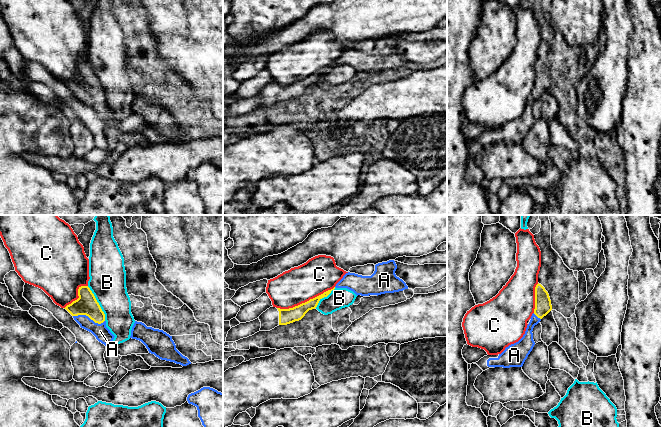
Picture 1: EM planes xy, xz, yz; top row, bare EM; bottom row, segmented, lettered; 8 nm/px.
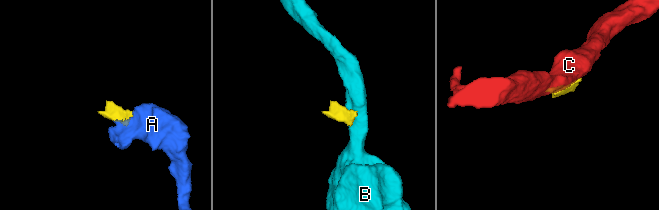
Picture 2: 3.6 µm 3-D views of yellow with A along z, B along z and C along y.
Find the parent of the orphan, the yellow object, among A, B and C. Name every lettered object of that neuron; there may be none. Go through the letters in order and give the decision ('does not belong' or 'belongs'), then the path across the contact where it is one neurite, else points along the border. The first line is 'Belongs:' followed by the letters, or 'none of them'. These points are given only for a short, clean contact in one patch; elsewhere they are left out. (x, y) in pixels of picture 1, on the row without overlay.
Belongs: A
A: belongs; runs through xy (86, 80), (86, 87), (89, 93), (100, 107)
B: does not belong; border along xy (87, 62), (103, 88), (105, 96)
C: does not belong

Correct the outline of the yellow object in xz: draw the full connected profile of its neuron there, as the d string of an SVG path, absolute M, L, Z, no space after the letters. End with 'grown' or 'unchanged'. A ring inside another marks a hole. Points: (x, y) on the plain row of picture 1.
M335 63L293 84L280 85L273 82L270 83L259 92L261 98L260 107L270 107L279 101L287 101L301 96L309 86L315 85L319 77L327 73L334 65Z; grown

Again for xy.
M88 62L78 65L79 74L66 85L81 104L91 108L105 122L112 119L114 111L106 103L105 90Z; grown

